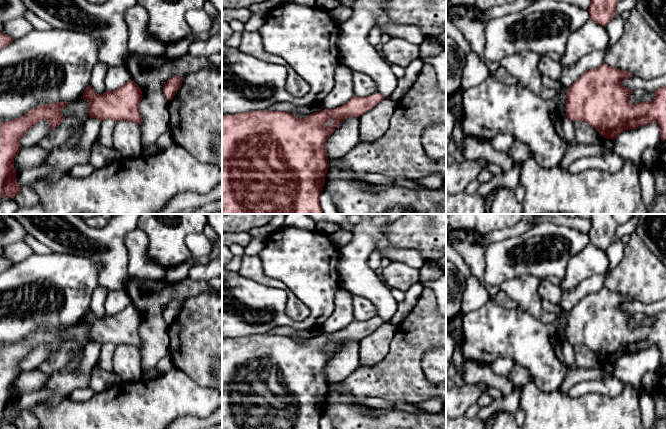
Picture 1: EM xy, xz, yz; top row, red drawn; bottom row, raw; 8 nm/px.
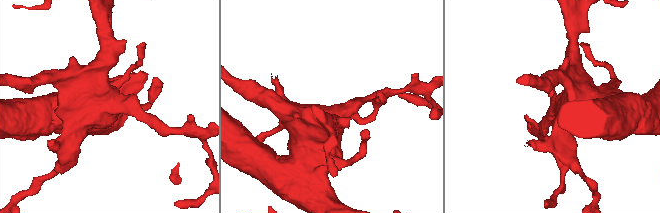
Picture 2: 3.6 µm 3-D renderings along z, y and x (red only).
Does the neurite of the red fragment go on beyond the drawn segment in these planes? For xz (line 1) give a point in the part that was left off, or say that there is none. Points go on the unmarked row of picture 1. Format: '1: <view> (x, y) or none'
1: none

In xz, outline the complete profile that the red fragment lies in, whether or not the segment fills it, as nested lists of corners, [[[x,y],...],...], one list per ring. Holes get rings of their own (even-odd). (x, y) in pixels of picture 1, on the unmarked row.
[[[375,317],[366,321],[353,320],[345,328],[334,333],[325,333],[306,339],[298,343],[289,336],[282,335],[252,335],[222,340],[222,429],[321,429],[320,418],[323,414],[325,401],[329,392],[329,383],[326,376],[326,367],[335,352],[349,341],[360,341],[374,332],[385,321]]]

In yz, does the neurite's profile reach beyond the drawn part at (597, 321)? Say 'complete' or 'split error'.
complete

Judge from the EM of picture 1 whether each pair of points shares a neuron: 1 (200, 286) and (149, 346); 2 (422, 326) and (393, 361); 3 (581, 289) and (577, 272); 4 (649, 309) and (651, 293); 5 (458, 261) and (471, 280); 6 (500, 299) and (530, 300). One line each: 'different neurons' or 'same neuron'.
1: same neuron
2: same neuron
3: different neurons
4: different neurons
5: different neurons
6: different neurons

